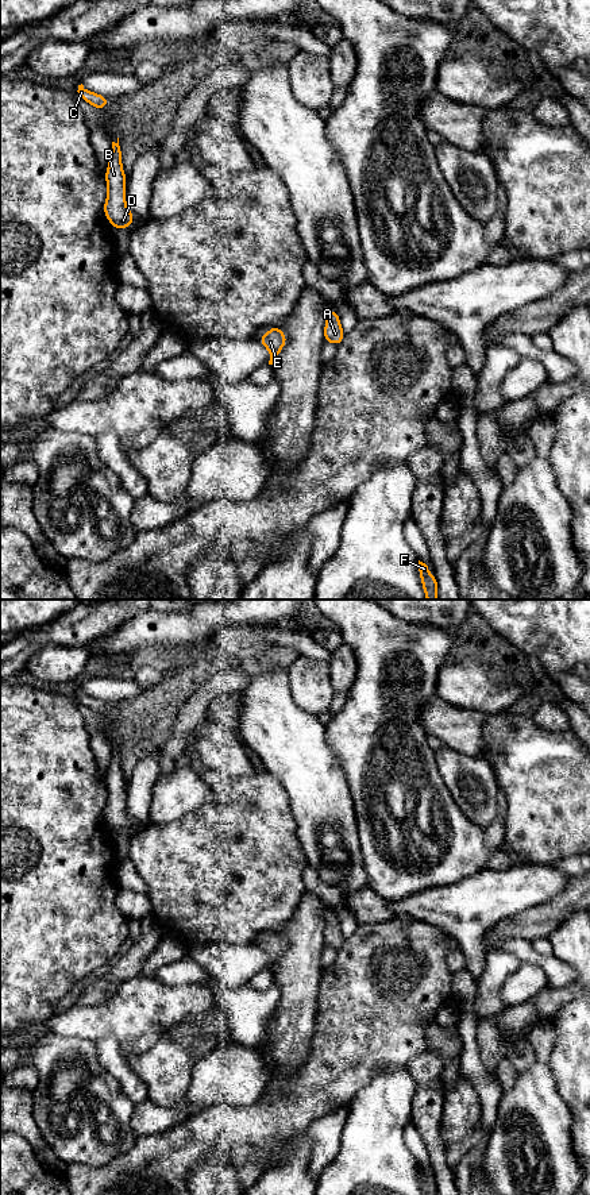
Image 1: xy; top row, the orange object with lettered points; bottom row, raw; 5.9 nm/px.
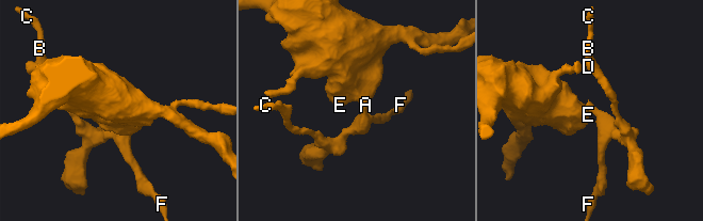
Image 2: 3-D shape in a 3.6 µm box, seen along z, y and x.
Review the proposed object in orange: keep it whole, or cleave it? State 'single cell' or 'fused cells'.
single cell

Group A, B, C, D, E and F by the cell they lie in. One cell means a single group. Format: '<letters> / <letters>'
A B C D E F

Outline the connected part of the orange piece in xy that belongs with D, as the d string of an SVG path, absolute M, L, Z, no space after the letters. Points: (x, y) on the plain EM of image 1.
M112 747L109 768L105 778L108 791L104 807L104 820L111 826L112 833L130 833L135 821L127 814L126 807L126 779L122 771L122 753L117 747Z

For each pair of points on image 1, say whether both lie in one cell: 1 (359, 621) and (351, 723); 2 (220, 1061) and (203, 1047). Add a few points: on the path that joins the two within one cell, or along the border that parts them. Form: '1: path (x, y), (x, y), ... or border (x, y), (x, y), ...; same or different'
1: path (369, 647), (369, 697); same
2: border (234, 1041), (218, 1047), (199, 1060); different

